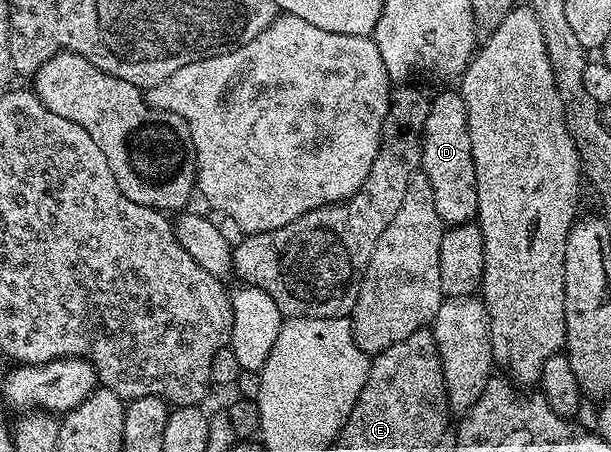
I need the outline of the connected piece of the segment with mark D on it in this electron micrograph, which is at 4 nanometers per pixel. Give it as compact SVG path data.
M460 92L441 93L430 100L425 131L421 135L421 169L431 183L431 191L435 191L435 211L439 211L442 222L464 225L476 218L475 163L471 159L465 100Z

